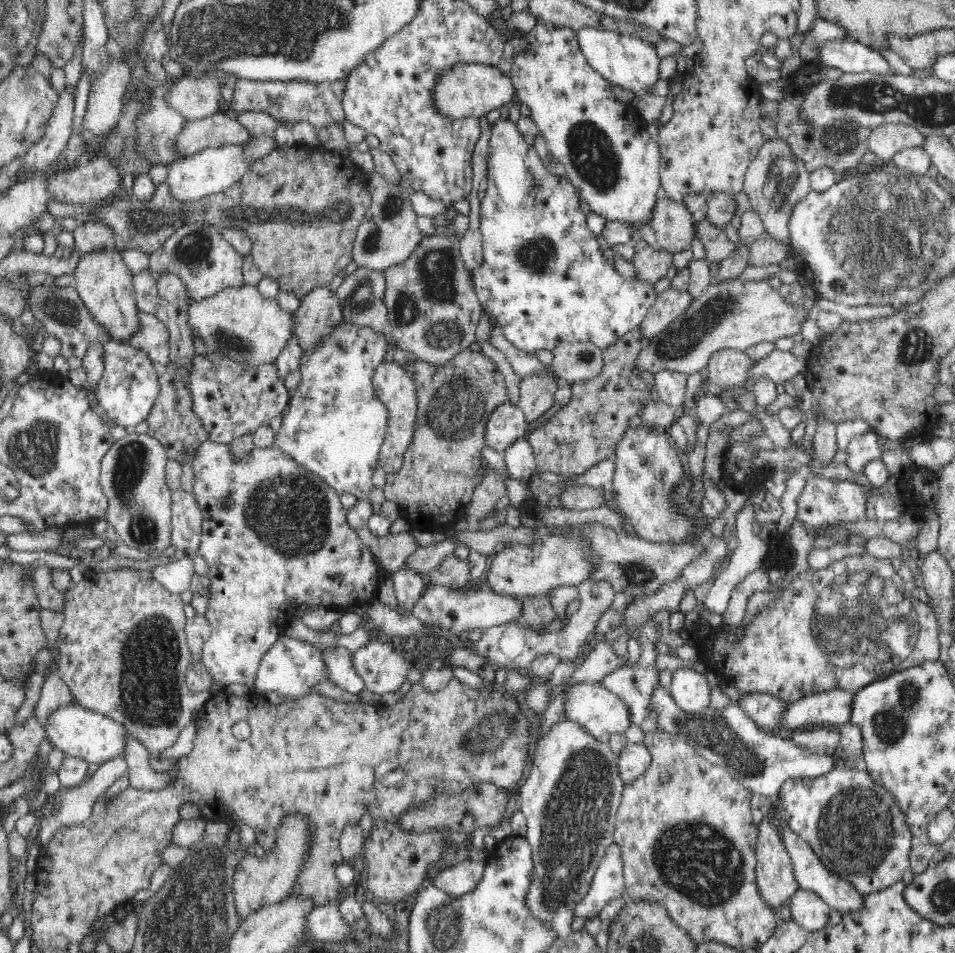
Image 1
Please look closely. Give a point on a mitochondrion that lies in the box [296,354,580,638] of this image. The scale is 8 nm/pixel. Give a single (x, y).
(451, 415)

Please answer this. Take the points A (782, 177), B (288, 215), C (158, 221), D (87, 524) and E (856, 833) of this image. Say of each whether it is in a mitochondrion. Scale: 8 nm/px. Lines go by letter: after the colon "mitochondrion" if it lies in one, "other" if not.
A: mitochondrion
B: mitochondrion
C: mitochondrion
D: other
E: mitochondrion

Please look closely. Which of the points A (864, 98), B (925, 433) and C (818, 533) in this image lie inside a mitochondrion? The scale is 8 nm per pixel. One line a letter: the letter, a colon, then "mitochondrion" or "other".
A: mitochondrion
B: other
C: other

